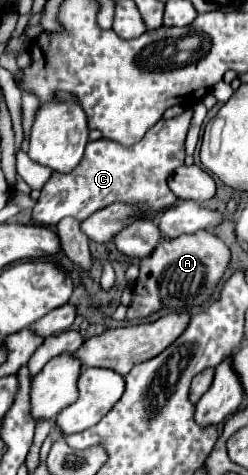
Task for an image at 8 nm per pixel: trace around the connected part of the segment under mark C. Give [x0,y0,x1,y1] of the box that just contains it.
[33,107,193,227]

